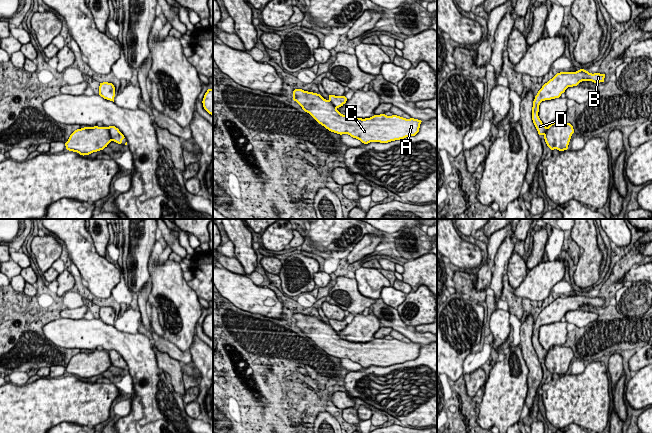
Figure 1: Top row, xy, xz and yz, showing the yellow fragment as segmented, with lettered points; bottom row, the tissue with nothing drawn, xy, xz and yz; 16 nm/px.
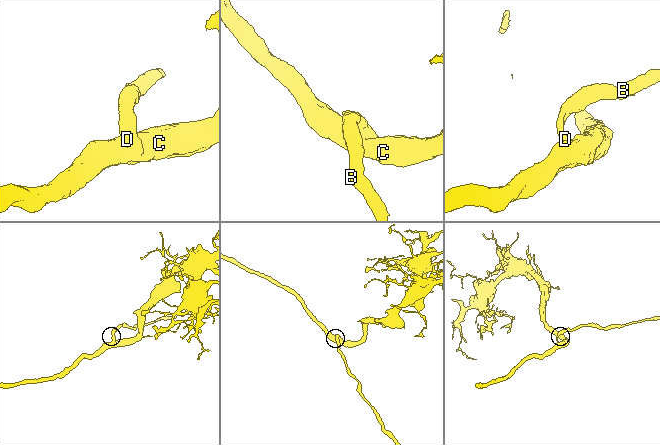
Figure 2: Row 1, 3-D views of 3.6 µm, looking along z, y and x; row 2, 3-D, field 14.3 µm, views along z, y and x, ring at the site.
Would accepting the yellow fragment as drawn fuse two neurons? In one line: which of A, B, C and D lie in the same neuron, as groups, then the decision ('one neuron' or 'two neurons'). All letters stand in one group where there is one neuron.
A B C D; one neuron

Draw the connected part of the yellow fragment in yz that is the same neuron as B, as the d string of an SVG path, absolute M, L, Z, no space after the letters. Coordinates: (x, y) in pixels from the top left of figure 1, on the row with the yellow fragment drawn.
M584 69L576 72L560 72L538 91L533 101L532 120L538 134L544 136L545 142L551 150L567 150L574 129L570 123L565 123L564 121L553 122L546 127L538 116L540 103L545 100L559 98L568 87L577 86L582 81L600 83L604 82L604 78L605 74L592 74Z

